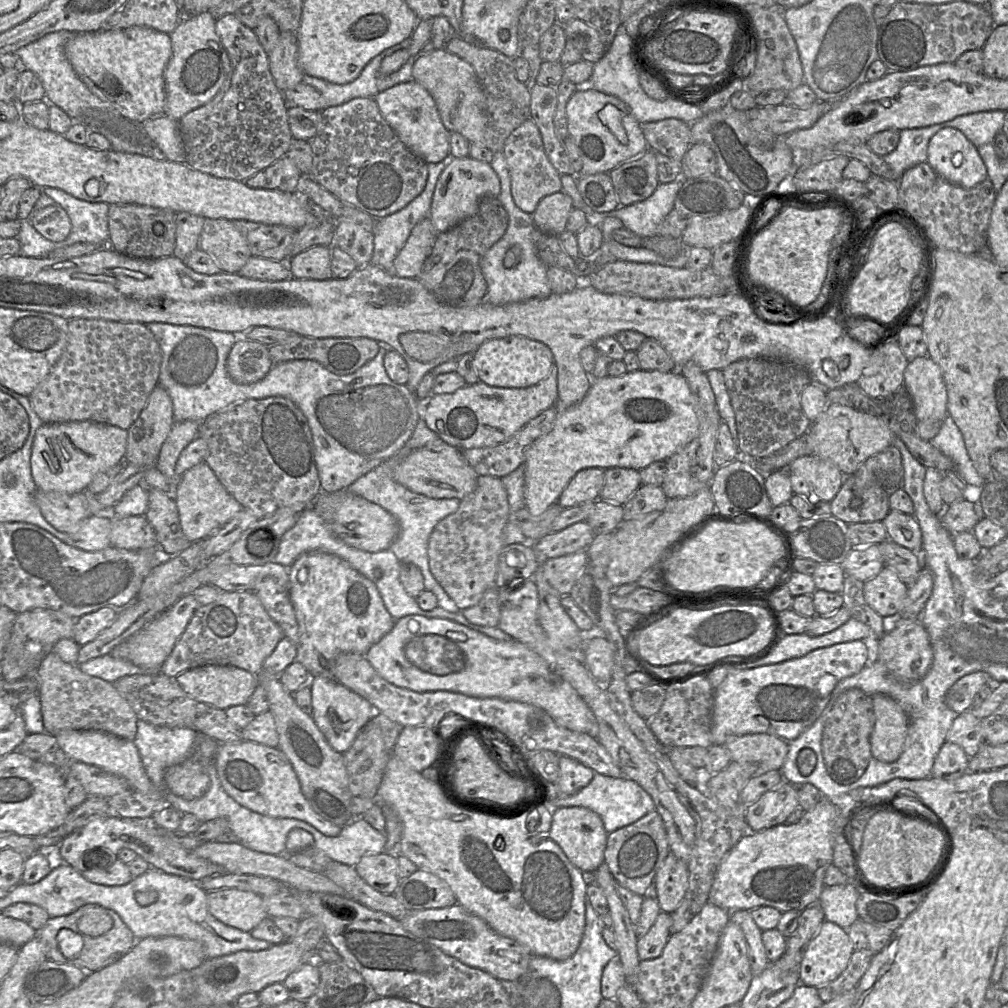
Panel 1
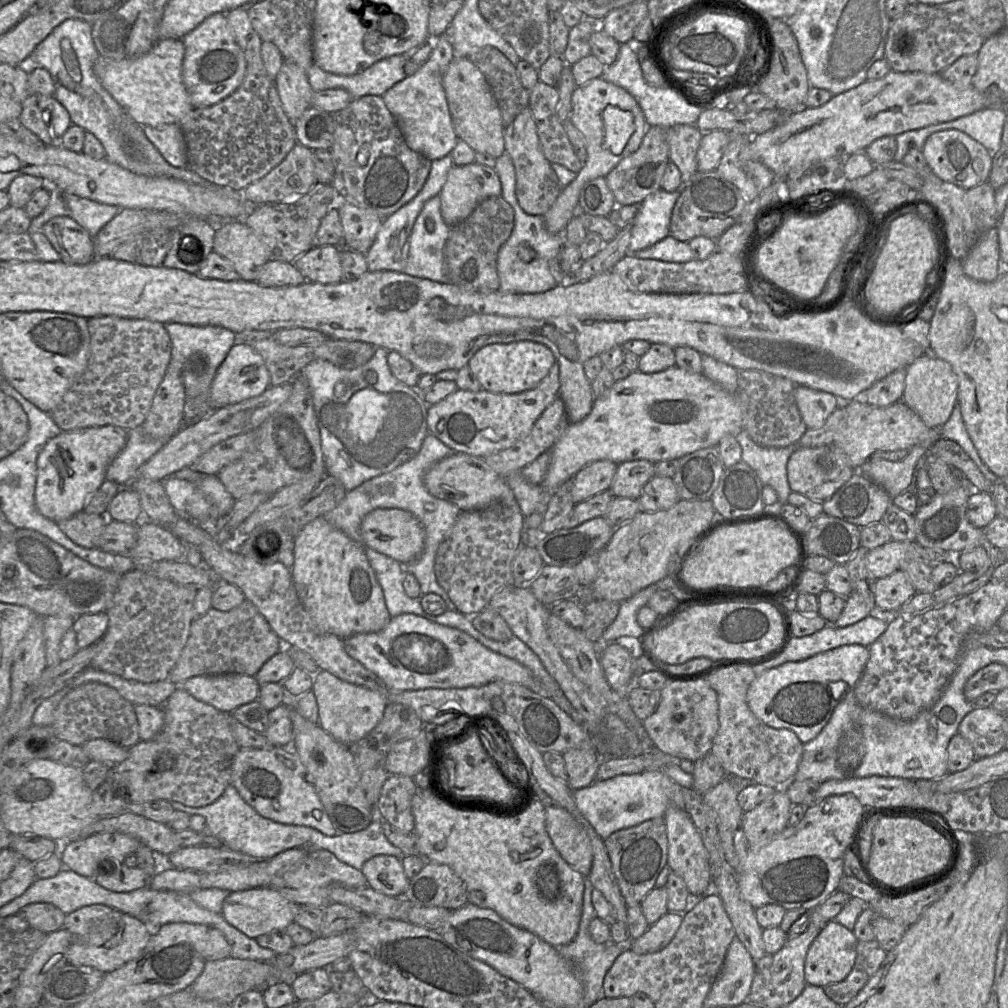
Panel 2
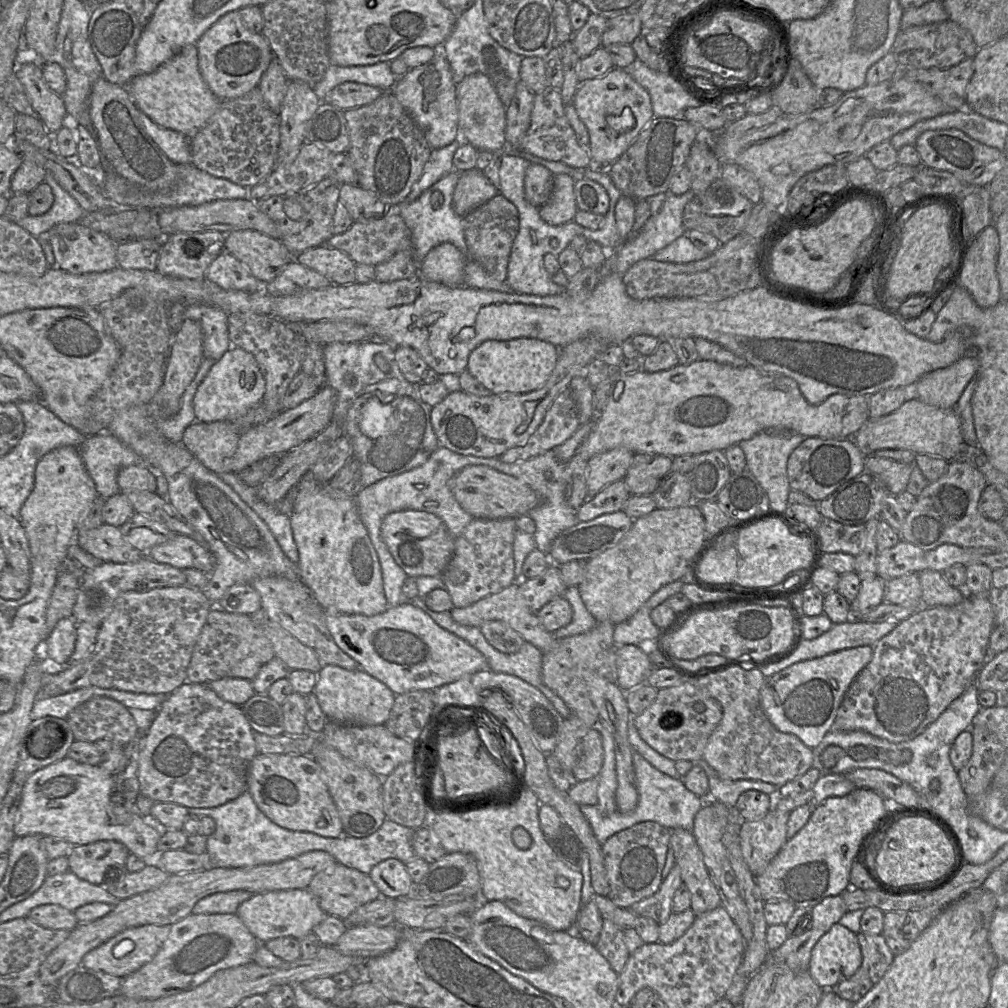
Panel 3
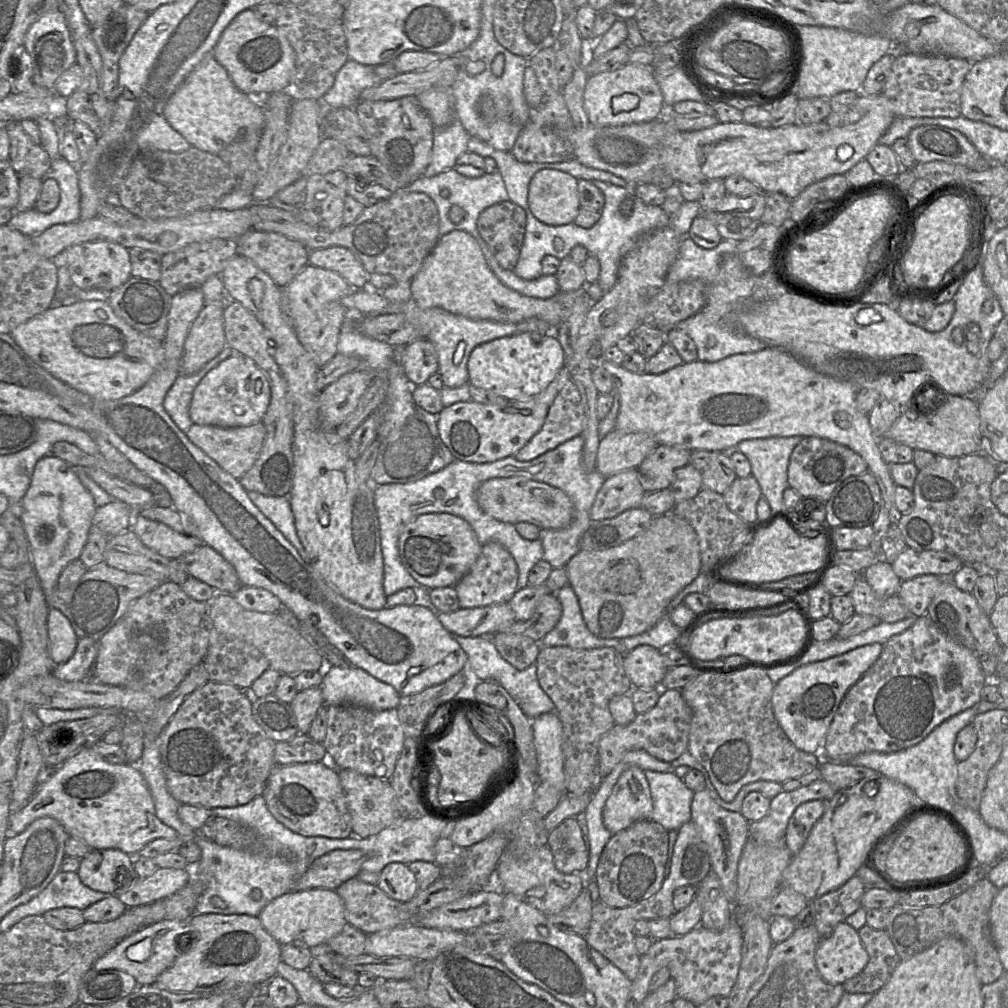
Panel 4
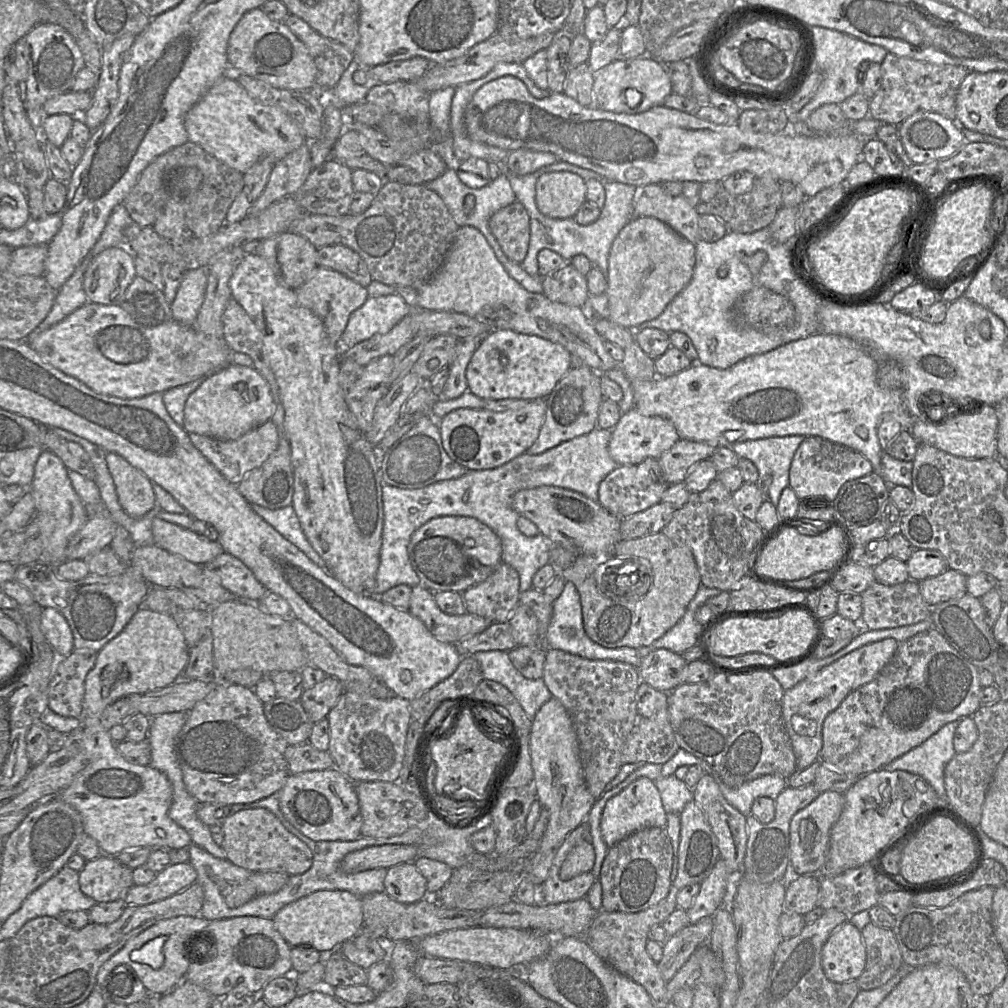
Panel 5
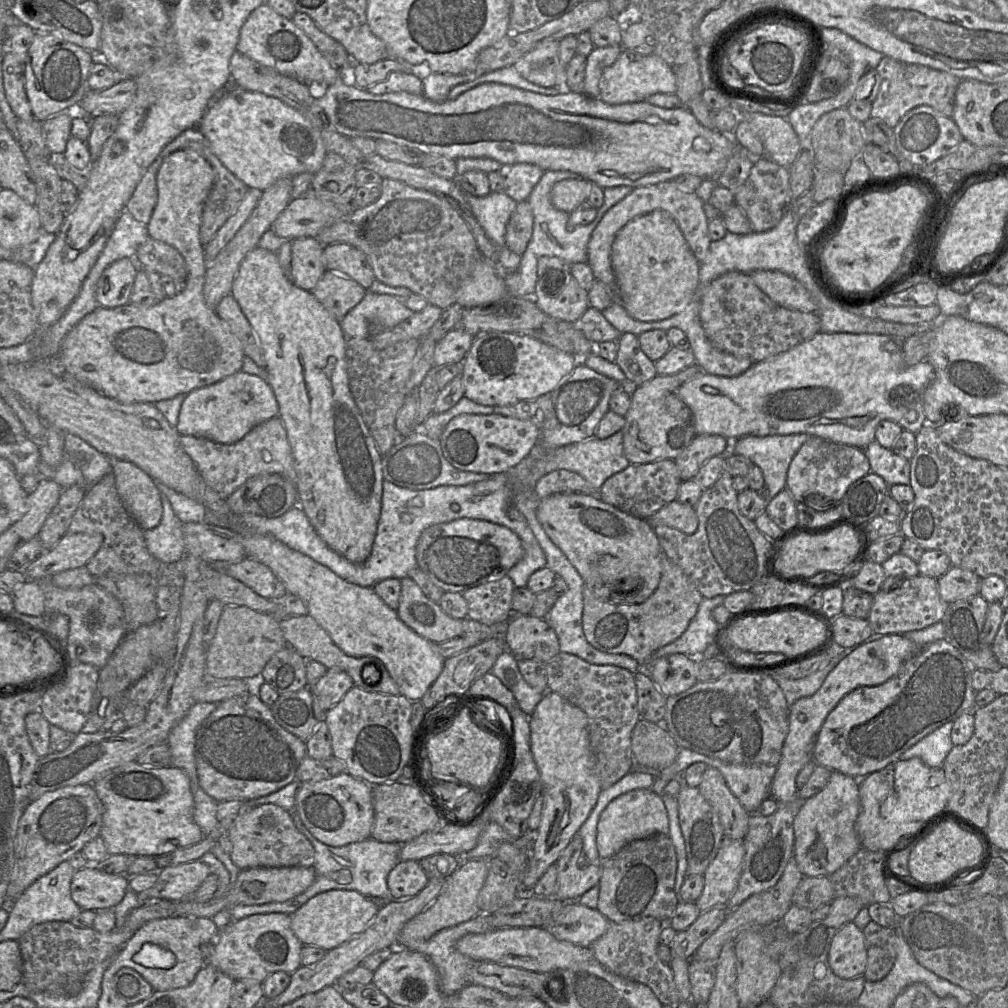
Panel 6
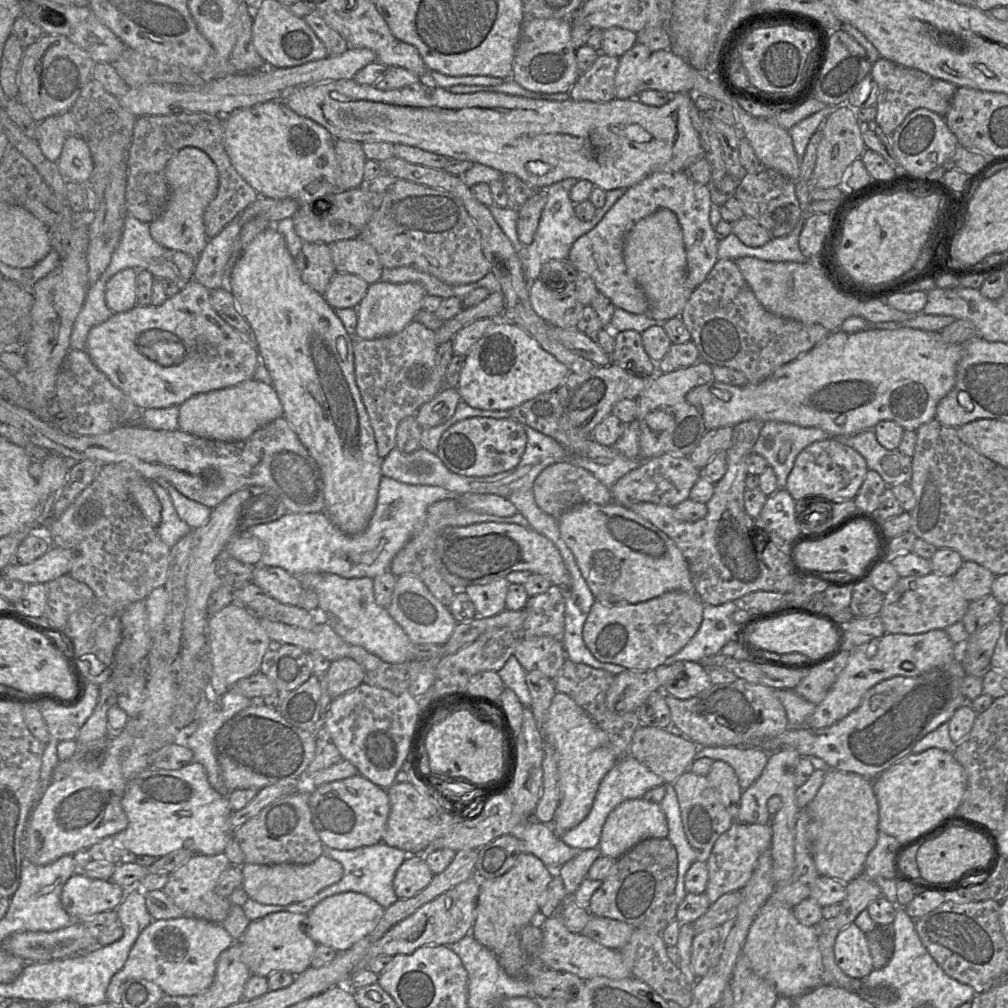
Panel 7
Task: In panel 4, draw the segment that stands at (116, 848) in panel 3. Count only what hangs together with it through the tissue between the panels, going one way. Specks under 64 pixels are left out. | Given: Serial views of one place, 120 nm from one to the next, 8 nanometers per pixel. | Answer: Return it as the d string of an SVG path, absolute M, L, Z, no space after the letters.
M92 849L80 859L77 874L88 888L118 895L125 892L136 878L134 856L117 849Z

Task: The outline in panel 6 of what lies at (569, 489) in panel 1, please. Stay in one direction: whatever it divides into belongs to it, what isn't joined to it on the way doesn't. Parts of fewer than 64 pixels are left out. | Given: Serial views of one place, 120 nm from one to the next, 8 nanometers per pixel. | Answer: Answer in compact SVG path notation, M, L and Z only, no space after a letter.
M696 363L671 375L659 375L631 388L631 405L625 417L623 451L631 464L675 459L697 435L690 408L679 398L679 387L701 372Z

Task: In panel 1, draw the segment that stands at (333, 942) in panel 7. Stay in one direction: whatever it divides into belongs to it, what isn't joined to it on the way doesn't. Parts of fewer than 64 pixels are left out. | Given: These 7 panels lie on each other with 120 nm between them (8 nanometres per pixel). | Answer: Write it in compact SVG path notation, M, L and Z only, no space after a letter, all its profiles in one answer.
M237 888L207 892L209 912L220 922L245 932L253 930L268 917L263 897Z

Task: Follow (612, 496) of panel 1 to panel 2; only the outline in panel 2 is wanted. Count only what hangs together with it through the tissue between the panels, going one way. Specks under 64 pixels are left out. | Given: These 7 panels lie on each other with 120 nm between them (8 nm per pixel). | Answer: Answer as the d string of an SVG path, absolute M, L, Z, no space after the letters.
M648 460L626 461L617 465L610 486L614 497L639 499L645 484L655 476L655 463Z

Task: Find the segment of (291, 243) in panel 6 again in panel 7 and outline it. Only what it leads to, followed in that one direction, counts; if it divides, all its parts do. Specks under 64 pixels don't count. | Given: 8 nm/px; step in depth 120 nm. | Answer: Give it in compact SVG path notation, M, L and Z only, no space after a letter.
M304 242L301 252L294 259L303 282L323 295L331 279L337 274L330 246L325 243Z

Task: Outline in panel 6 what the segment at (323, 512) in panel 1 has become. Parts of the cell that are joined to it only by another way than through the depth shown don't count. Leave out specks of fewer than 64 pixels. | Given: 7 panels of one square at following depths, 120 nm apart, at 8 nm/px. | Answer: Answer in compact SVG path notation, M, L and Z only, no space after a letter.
M460 518L432 525L416 544L416 563L433 584L444 592L459 592L499 579L520 561L524 549L519 536L490 521Z

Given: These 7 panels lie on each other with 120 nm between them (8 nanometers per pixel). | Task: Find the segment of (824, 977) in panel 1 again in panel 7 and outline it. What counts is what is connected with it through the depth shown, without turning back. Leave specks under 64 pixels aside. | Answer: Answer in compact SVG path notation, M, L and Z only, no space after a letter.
M854 923L838 933L834 955L839 968L852 978L863 979L874 970L866 934Z

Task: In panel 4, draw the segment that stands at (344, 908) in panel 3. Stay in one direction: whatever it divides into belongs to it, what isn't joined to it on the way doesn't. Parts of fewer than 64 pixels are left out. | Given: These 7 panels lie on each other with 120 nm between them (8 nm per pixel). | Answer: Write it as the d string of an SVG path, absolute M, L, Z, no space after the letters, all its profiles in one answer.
M354 877L344 882L335 890L344 902L347 923L361 930L366 935L415 923L416 917L412 918L412 915L405 912L403 902L392 899L377 885L365 883Z

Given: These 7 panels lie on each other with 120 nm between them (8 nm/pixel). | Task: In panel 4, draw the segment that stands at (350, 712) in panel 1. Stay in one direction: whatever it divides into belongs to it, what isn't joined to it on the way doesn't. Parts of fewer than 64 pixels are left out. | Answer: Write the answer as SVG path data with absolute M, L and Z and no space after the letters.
M352 665L329 666L320 687L325 706L349 704L384 711L397 709L401 699L393 686Z

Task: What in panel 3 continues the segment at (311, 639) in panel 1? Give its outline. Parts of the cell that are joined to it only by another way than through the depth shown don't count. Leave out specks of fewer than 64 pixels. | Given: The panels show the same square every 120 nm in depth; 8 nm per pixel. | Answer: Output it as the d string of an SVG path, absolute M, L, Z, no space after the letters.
M319 486L314 492L303 497L297 492L290 524L299 552L299 580L310 589L323 610L347 615L375 616L389 608L379 558L368 530L359 516L355 499L331 497L324 486Z

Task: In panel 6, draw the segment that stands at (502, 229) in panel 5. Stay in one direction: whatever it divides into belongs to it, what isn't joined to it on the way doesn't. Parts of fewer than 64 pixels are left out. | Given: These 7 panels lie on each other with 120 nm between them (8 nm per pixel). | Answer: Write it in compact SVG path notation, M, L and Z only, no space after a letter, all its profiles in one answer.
M528 201L519 202L506 225L505 243L509 250L522 255L532 237L533 211Z

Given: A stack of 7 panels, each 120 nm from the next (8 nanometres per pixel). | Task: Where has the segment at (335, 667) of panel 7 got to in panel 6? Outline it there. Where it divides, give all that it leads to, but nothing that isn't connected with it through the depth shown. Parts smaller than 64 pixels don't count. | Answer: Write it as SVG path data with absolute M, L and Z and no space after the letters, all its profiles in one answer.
M328 669L314 684L310 684L313 693L313 708L315 717L325 720L325 714L337 705L347 692L354 687L351 676L340 669Z

